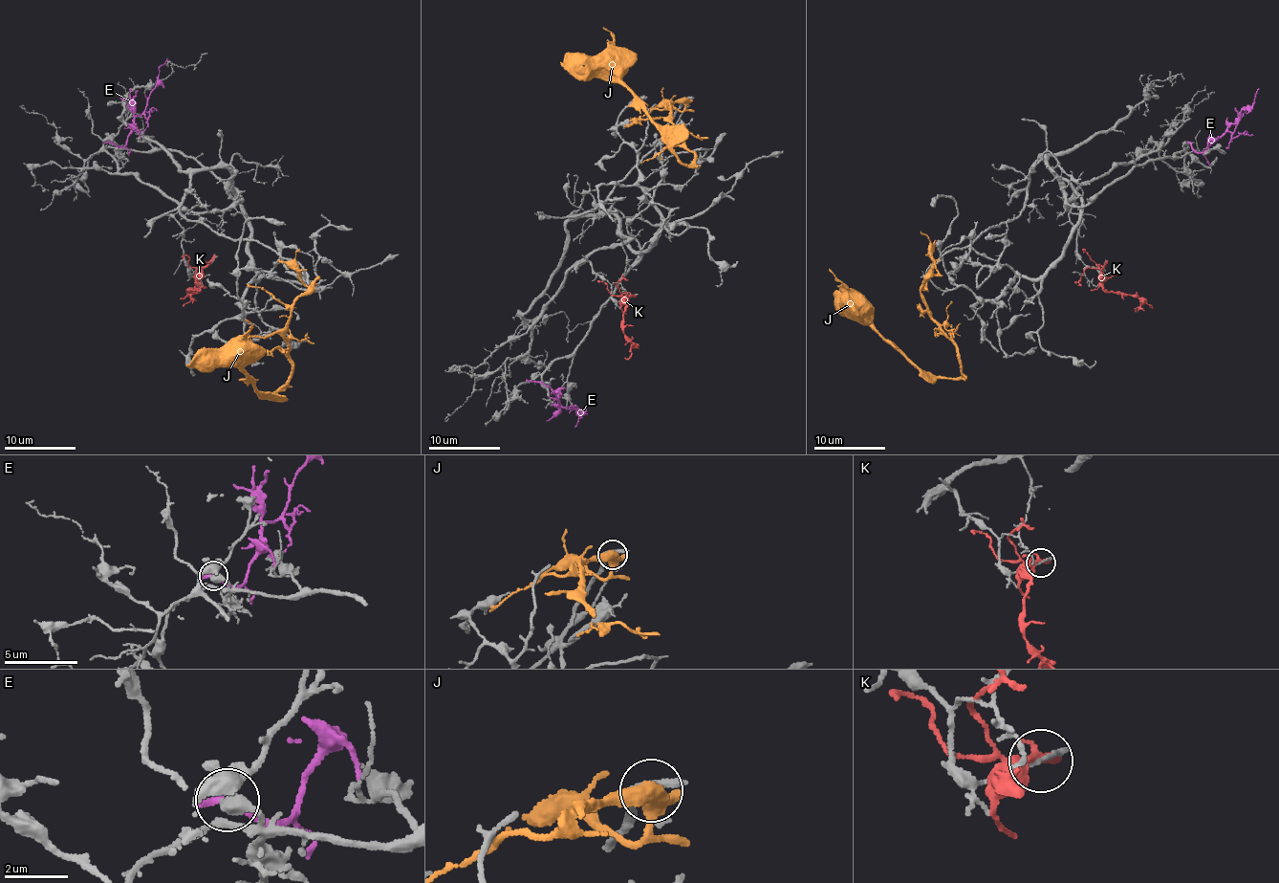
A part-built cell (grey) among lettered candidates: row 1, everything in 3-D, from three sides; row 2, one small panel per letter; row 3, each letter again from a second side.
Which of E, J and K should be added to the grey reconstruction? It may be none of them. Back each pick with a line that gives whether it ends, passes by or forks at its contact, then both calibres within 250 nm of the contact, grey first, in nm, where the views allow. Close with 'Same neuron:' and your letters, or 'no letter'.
Same neuron: no letter

